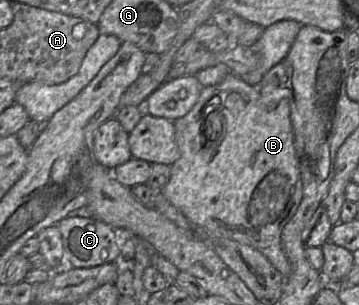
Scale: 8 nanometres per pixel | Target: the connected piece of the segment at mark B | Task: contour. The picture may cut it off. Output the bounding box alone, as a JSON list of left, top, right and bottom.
[161,72,303,278]

